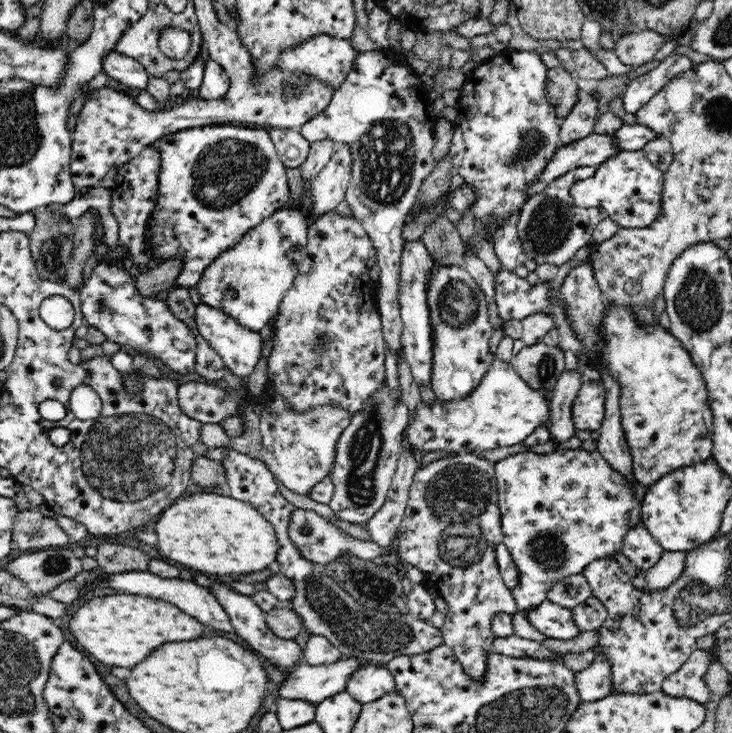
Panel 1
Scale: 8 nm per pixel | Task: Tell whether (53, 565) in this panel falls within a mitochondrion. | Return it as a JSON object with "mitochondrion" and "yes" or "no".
{"mitochondrion":"yes"}

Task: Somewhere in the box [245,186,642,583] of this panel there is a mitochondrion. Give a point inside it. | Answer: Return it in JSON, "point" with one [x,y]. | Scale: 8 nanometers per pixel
{"point":[458,495]}

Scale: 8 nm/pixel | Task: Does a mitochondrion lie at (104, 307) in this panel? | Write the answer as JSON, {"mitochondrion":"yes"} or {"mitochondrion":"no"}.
{"mitochondrion":"yes"}

